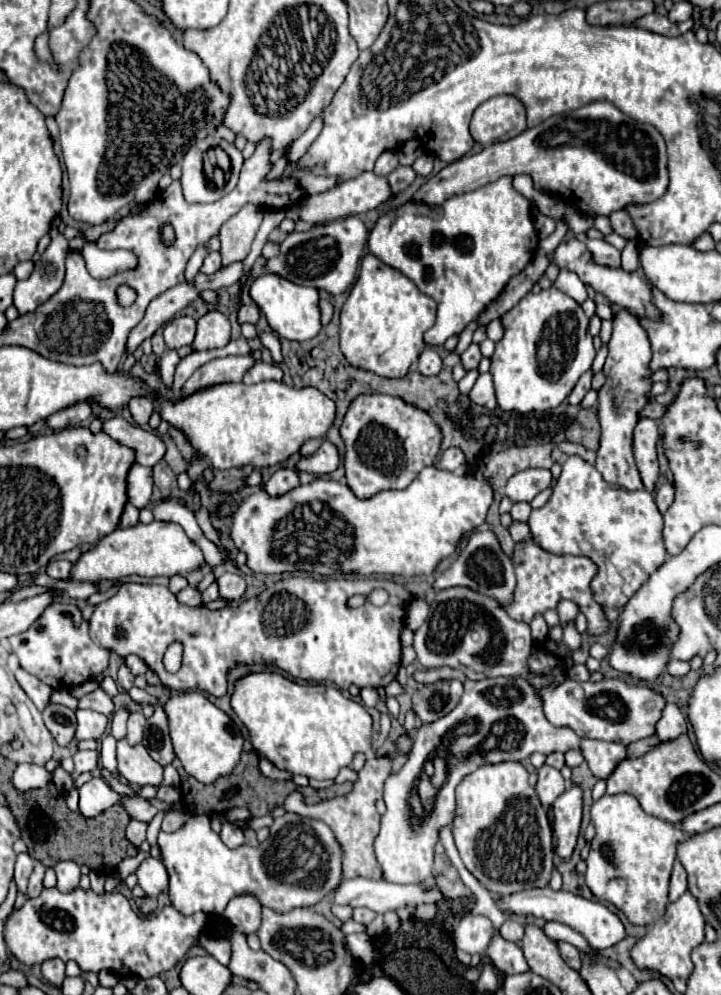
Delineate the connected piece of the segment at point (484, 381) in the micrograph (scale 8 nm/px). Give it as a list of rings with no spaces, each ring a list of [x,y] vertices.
[[[481,373],[479,375],[479,379],[473,385],[469,397],[471,397],[473,403],[483,405],[485,409],[495,409],[497,407],[497,401],[495,401],[495,385],[493,385],[491,373]]]

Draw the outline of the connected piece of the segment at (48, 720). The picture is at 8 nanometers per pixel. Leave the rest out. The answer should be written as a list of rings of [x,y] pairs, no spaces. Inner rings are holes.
[[[49,705],[43,711],[43,721],[59,745],[69,745],[73,741],[73,733],[75,733],[73,709],[63,705]]]

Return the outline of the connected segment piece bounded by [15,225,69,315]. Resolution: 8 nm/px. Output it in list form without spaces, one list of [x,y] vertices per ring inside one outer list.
[[[57,225],[51,227],[51,245],[41,255],[41,261],[35,263],[35,271],[29,279],[17,281],[15,287],[15,307],[19,313],[33,313],[39,305],[49,301],[63,285],[65,277],[65,255],[69,243]]]

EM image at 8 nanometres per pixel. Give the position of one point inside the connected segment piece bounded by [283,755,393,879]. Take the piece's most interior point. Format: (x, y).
(354, 819)

